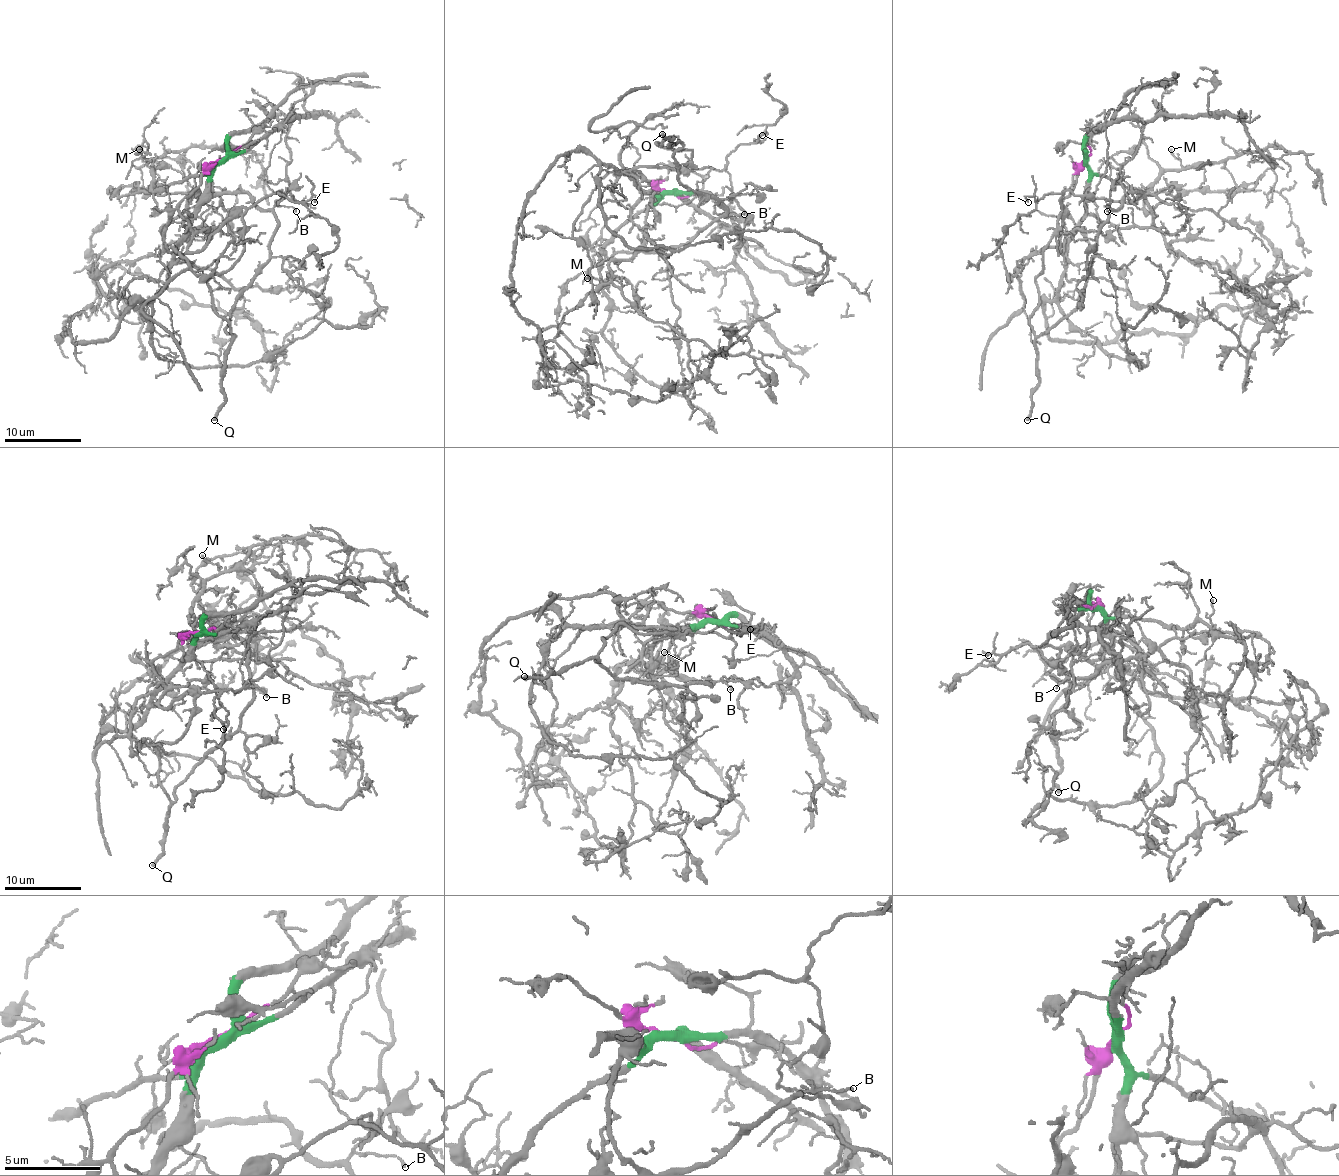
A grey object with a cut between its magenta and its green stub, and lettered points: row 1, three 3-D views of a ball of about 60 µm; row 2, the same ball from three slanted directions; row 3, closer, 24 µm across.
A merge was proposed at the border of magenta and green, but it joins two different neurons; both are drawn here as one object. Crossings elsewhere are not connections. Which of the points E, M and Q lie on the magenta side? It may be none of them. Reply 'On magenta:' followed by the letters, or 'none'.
On magenta: E, Q

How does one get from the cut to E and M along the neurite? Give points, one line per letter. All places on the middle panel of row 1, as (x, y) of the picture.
E: (669, 193), (627, 170), (721, 170), (731, 152), (762, 141), (762, 135)
M: (669, 193), (637, 212), (602, 251), (600, 289), (586, 277)

